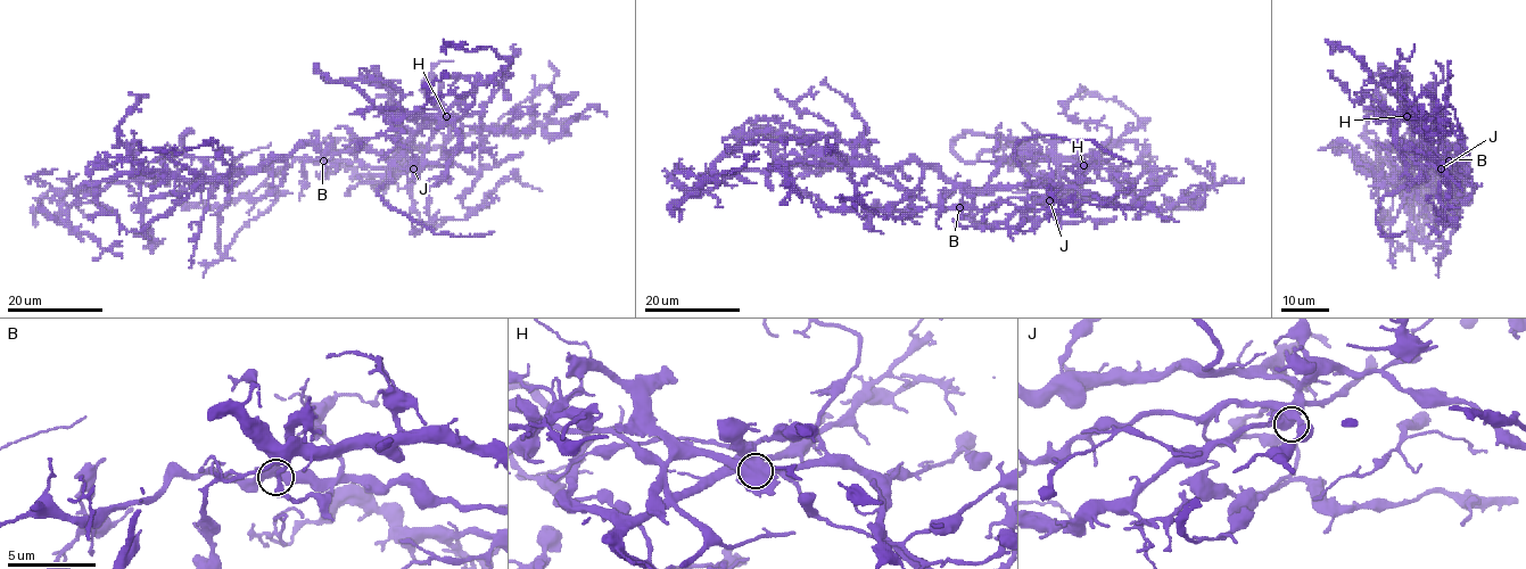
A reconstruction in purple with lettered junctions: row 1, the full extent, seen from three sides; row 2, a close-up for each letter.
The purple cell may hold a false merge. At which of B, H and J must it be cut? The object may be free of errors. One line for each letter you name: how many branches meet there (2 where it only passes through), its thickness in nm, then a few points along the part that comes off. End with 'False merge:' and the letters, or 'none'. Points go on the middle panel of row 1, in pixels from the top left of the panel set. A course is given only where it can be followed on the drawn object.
H: 4 | 650 nm | (1083, 165), (1065, 161), (1032, 134)
False merge: H

